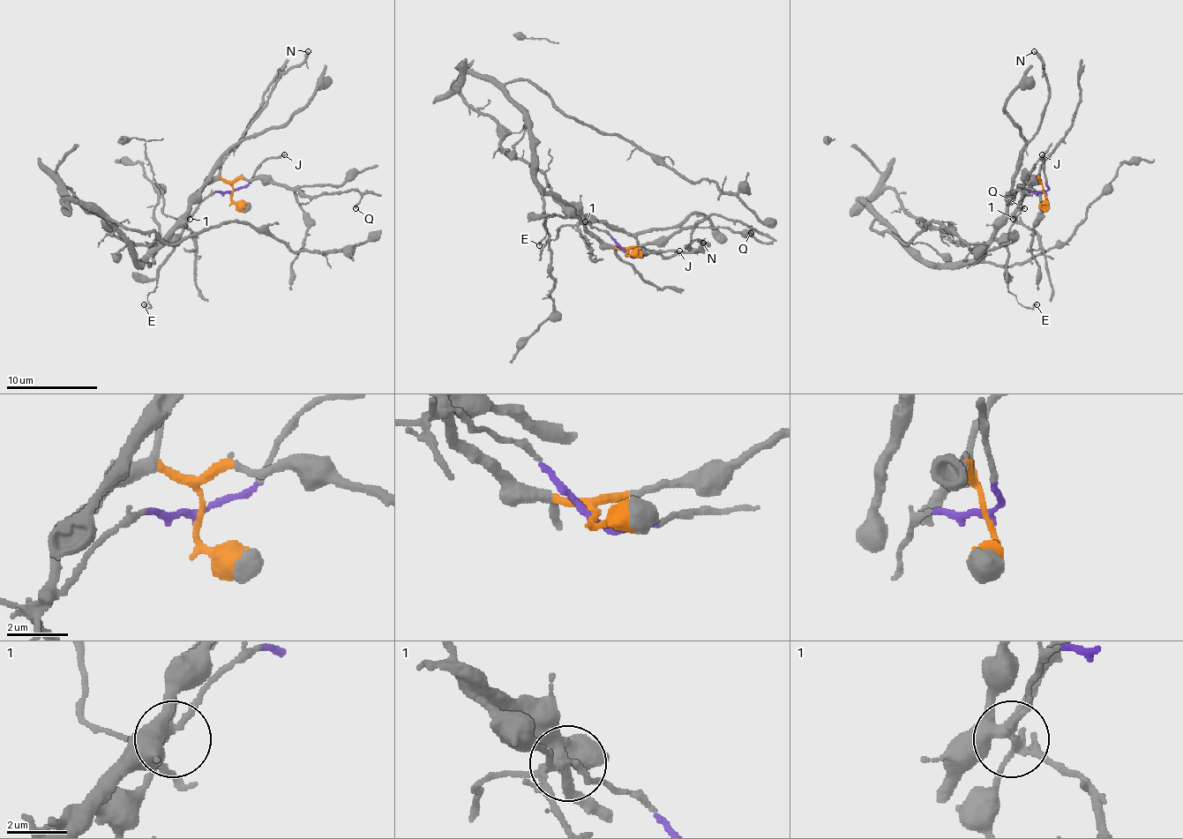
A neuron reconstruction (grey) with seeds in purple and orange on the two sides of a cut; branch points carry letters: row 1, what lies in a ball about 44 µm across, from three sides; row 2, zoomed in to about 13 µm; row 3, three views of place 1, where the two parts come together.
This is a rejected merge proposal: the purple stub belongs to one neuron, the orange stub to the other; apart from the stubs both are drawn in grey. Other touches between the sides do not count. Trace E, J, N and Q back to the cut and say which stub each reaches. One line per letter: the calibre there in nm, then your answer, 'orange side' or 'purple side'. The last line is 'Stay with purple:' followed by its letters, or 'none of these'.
E: 170 nm thick; purple side
J: 180 nm thick; purple side
N: 240 nm thick; orange side
Q: 150 nm thick; orange side
Stay with purple: E, J

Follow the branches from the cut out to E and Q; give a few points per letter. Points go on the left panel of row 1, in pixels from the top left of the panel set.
E: (232, 192), (209, 195), (184, 224), (159, 270), (154, 288), (148, 295), (150, 306), (148, 309), (143, 304)
Q: (232, 192), (239, 179), (268, 179), (298, 188), (310, 197), (357, 191), (362, 199), (355, 208)

